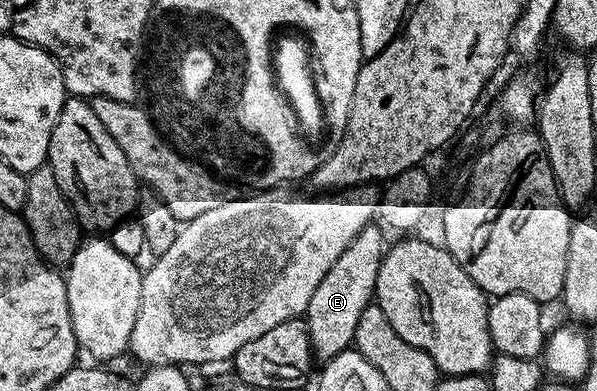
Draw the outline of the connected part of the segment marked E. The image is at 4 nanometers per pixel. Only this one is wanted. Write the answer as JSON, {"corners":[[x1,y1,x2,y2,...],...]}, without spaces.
{"corners":[[378,223,366,224,313,292,303,319,309,330,312,355,318,363,327,363,354,343,358,319,374,299,377,270,387,249,384,234]]}

